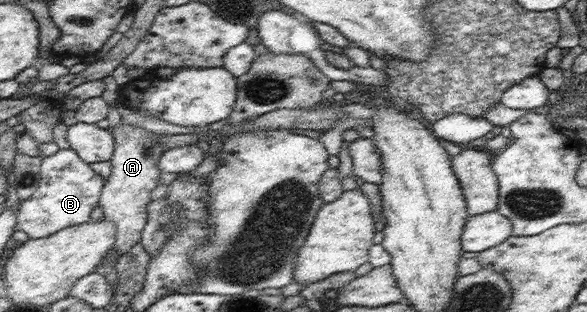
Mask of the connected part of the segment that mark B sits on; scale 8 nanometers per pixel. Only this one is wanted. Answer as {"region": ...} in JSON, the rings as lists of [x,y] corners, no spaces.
{"region":[[[71,148],[69,149],[59,149],[55,154],[43,157],[42,158],[42,163],[40,164],[40,181],[37,187],[37,190],[27,199],[23,200],[20,204],[20,207],[18,208],[17,212],[17,229],[26,232],[27,235],[29,235],[29,239],[39,239],[43,237],[49,237],[61,230],[70,228],[70,227],[75,227],[77,225],[81,225],[84,223],[89,222],[91,220],[91,213],[95,208],[98,206],[98,202],[100,199],[100,194],[102,191],[104,185],[104,178],[97,172],[95,172],[90,164],[87,164],[86,162],[83,162],[81,158],[79,158],[79,155]]]}

